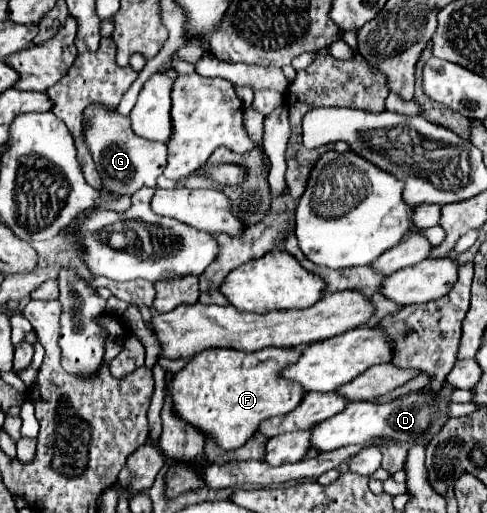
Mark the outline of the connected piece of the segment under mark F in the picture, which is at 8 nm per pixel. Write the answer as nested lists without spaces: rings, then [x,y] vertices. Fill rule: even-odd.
[[[207,349],[195,355],[177,375],[171,377],[167,389],[173,401],[173,411],[185,423],[199,429],[199,433],[211,437],[221,449],[233,451],[255,433],[263,419],[289,413],[301,403],[303,389],[299,389],[295,381],[279,377],[279,371],[291,365],[299,355],[299,349],[261,349],[259,353],[239,353],[235,349]]]

